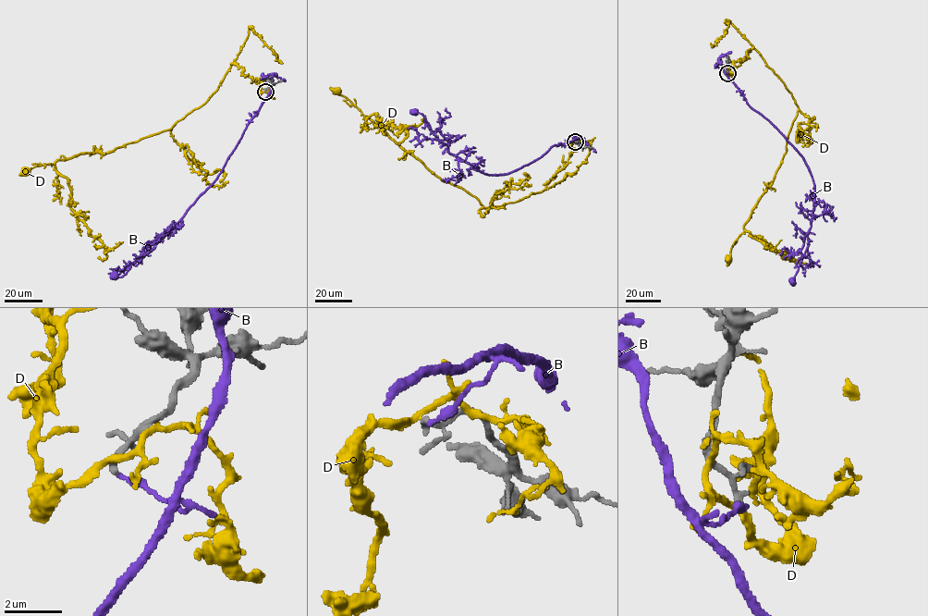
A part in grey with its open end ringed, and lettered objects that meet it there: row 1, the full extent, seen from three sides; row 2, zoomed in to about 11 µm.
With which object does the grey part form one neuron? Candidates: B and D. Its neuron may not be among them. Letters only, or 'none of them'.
none of them

